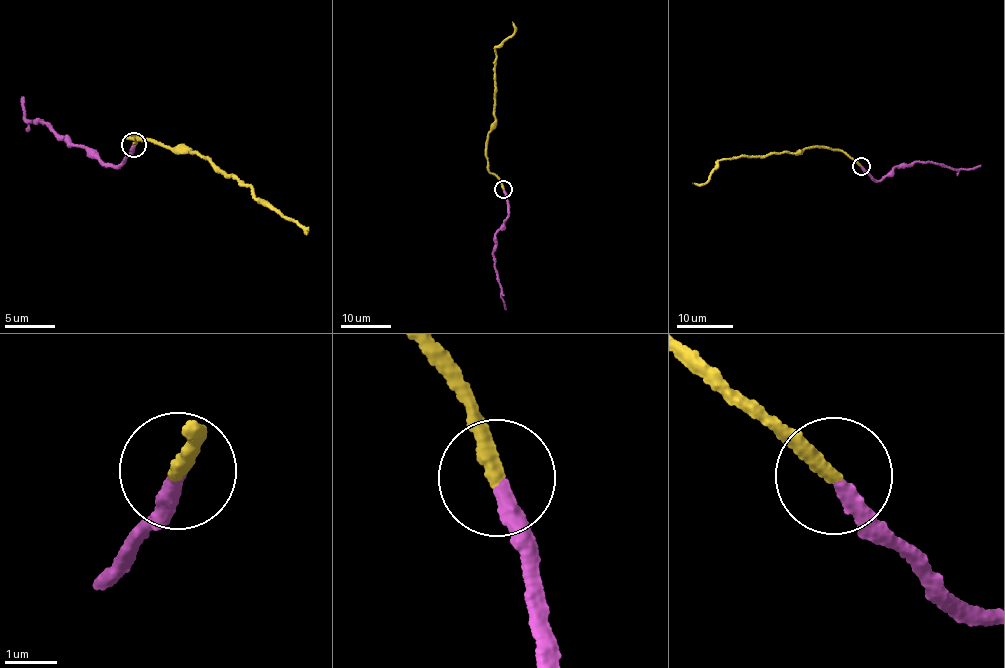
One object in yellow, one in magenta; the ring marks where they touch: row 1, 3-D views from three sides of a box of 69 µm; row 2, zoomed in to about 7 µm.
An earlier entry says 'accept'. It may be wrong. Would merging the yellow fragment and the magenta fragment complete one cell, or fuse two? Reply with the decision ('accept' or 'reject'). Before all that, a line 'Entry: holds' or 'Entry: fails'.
Entry: fails
reject

